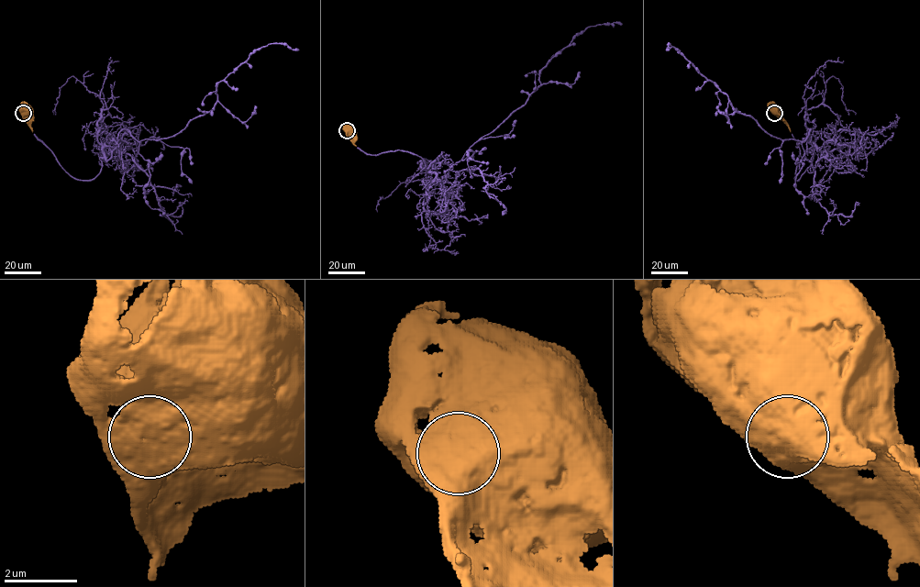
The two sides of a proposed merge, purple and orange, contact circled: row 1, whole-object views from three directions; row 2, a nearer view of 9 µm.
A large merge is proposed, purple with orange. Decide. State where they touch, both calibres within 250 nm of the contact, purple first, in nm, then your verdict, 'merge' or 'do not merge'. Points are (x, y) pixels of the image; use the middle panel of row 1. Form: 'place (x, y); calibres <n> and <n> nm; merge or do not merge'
place (347, 130); calibres 90 and 1450 nm; merge

